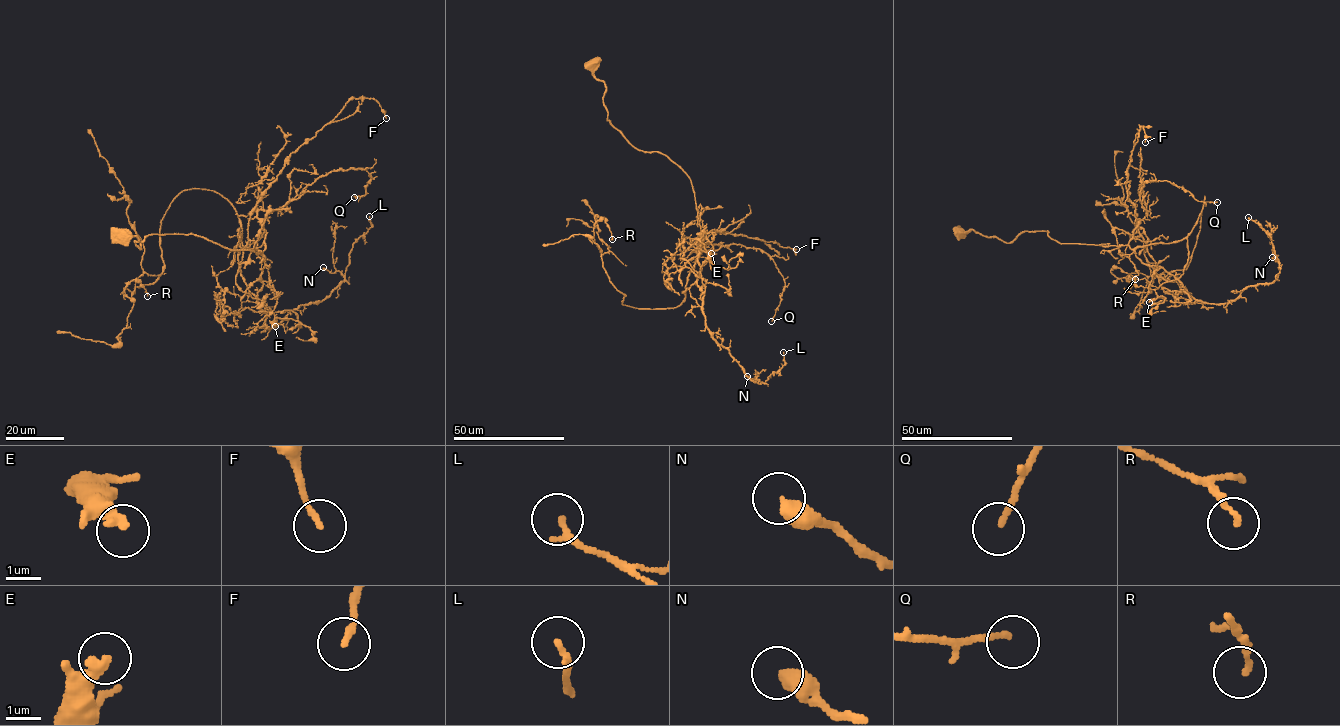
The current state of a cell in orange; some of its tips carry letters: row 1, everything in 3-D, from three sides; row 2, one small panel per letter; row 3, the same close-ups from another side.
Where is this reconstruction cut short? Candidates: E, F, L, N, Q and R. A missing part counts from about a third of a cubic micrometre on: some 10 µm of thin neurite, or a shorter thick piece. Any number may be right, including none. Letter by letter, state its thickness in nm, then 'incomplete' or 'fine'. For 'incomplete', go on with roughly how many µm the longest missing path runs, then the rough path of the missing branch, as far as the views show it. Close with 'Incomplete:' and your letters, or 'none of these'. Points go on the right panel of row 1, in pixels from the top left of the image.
E: 320 nm thick; fine
F: 150 nm thick; fine
L: 170 nm thick; fine
N: 440 nm thick; fine
Q: 160 nm thick; fine
R: 180 nm thick; fine
Incomplete: none of these

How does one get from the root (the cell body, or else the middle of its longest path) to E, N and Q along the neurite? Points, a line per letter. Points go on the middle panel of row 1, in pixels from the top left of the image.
E: (594, 61), (609, 122), (635, 148), (666, 155), (690, 180), (702, 236), (690, 265), (698, 272), (711, 253)
N: (594, 61), (609, 122), (690, 180), (705, 326), (764, 383), (747, 376)
Q: (594, 61), (609, 122), (689, 178), (703, 237), (697, 249), (741, 244), (773, 260), (785, 288), (771, 321)

